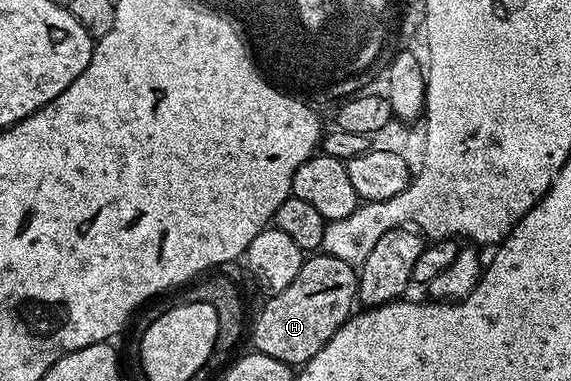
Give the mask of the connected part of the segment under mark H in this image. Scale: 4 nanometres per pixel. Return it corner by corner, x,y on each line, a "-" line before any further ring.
323,253
307,256
298,269
298,277
286,285
286,289
275,292
264,303
256,315
256,324
251,324
252,343
257,352
274,357
289,365
303,365
338,333
338,329
353,314
352,302
358,299
358,271
338,257

